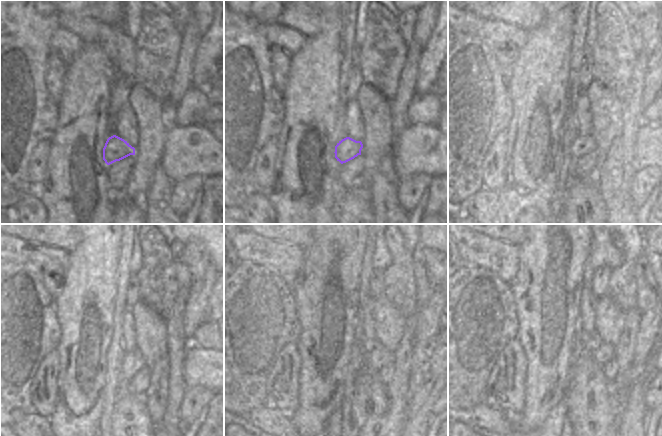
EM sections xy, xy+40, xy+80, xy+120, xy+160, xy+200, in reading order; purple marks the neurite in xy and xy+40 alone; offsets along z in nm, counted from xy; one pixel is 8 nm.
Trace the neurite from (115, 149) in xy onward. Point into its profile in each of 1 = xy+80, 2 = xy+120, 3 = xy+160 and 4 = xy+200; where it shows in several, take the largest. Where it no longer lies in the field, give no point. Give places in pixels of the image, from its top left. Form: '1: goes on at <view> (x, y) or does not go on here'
1: goes on at xy+80 (582, 144)
2: goes on at xy+120 (134, 362)
3: goes on at xy+160 (376, 356)
4: goes on at xy+200 (603, 352)

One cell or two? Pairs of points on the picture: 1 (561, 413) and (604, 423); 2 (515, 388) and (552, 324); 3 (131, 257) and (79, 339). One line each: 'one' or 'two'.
1: two
2: two
3: two

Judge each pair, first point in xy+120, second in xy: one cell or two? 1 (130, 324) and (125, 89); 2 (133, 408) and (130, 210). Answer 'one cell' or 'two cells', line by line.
1: two cells
2: one cell

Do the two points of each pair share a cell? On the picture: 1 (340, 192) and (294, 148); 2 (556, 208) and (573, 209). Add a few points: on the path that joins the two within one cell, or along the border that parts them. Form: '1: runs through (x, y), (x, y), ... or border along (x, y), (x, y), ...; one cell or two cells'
1: border along (336, 178), (333, 182), (333, 209); two cells
2: border along (568, 185), (565, 203), (560, 213); two cells

